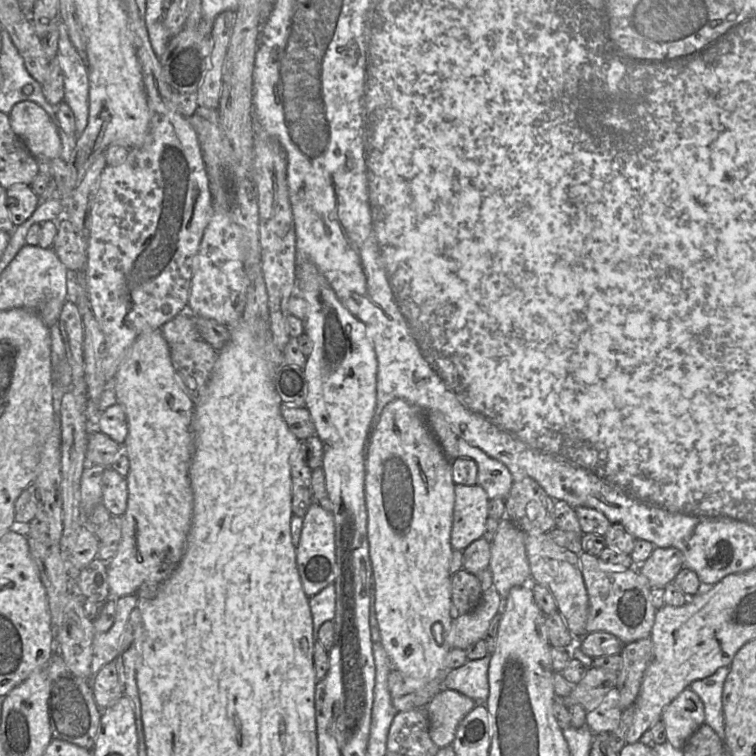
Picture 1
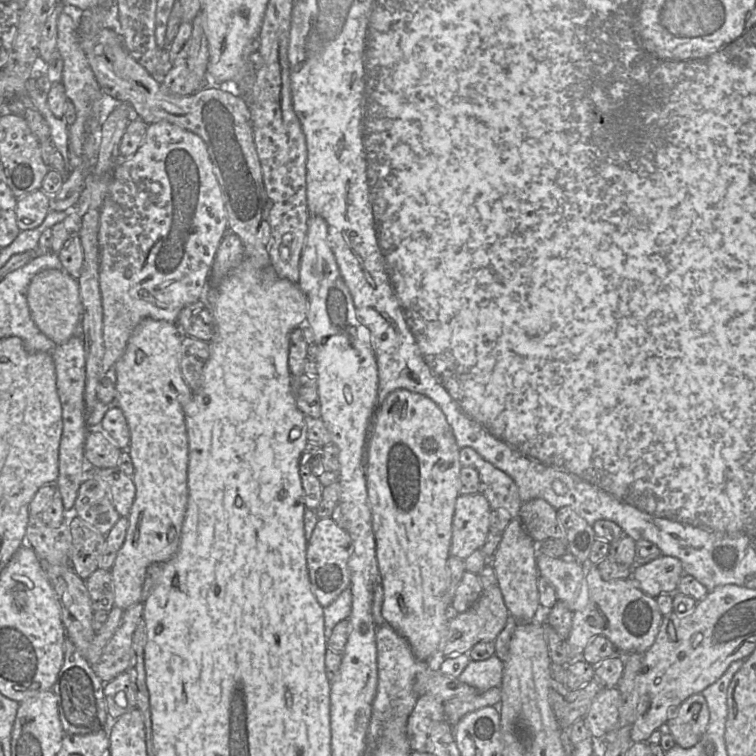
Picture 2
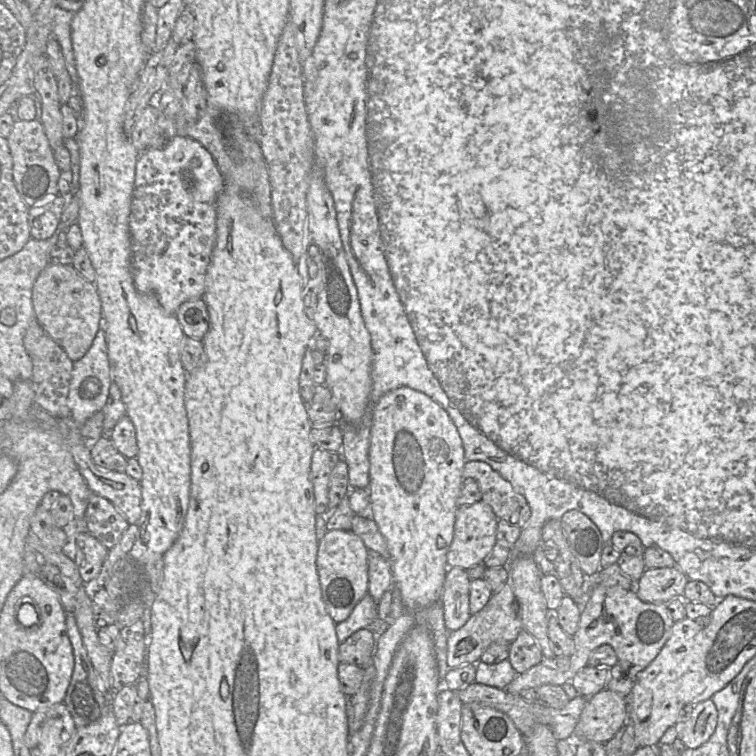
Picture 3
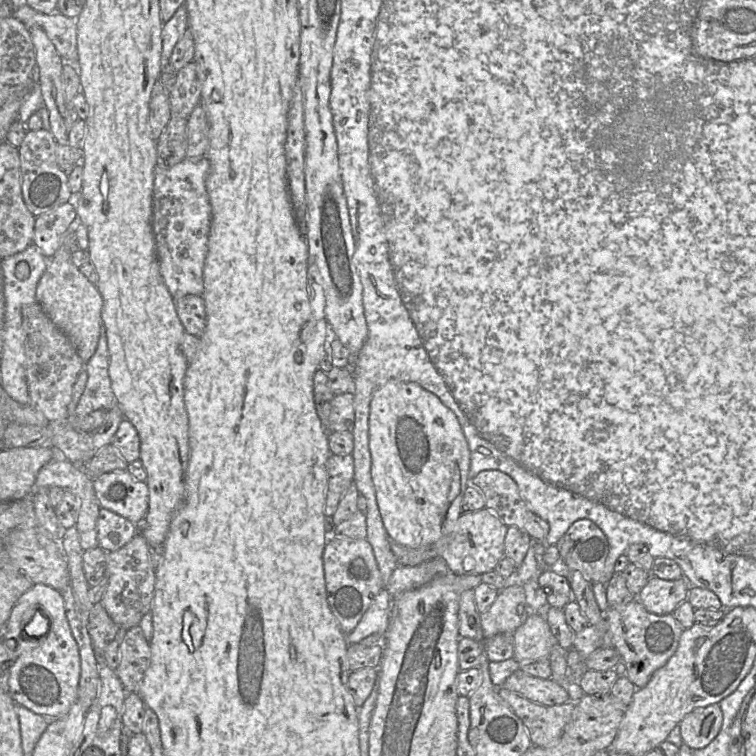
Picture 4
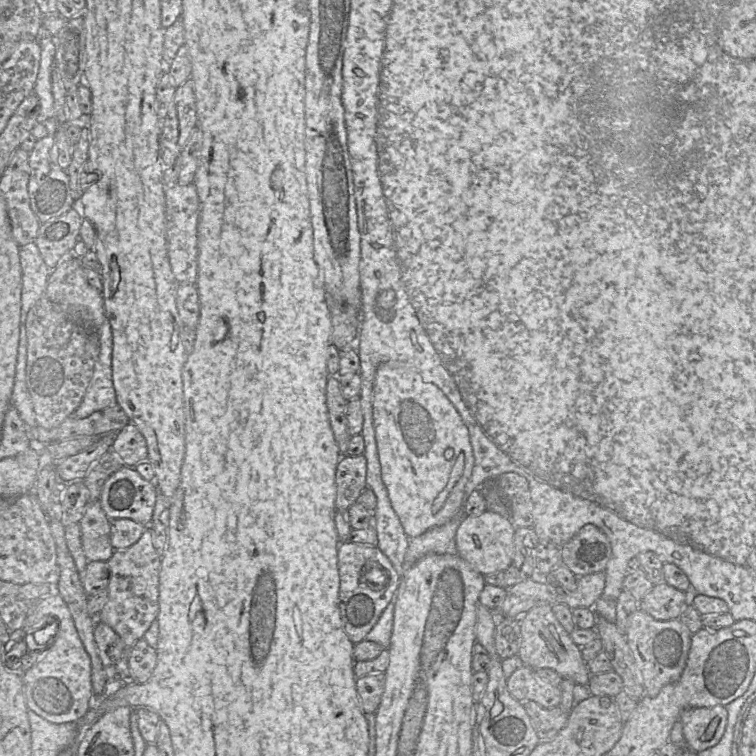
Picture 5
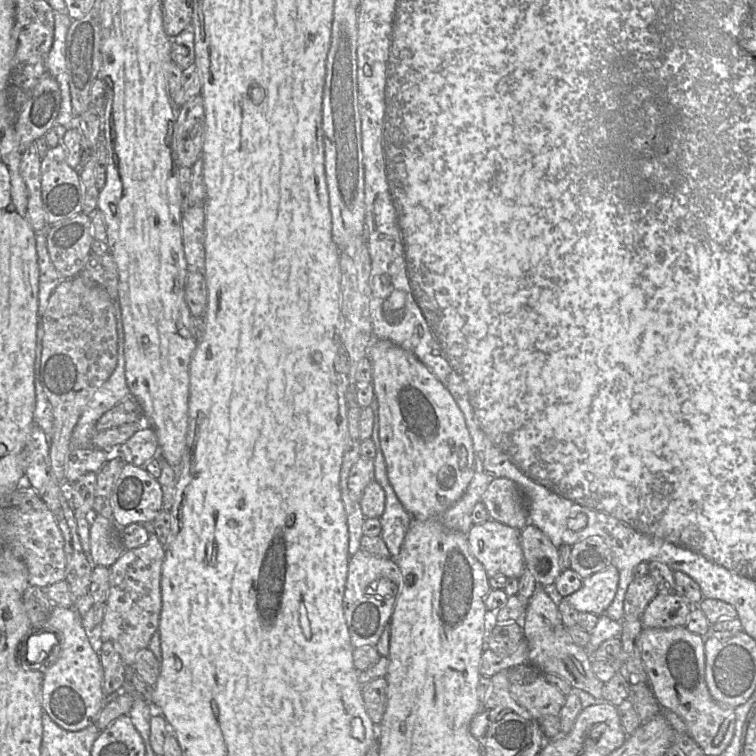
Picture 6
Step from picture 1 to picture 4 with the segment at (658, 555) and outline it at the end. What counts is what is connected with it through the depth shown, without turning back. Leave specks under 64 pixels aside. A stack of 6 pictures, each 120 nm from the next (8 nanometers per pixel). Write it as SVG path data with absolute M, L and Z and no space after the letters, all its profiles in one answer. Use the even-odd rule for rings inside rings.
M650 576L637 599L652 614L672 614L678 605L686 601L688 591L689 585L684 577L664 580Z

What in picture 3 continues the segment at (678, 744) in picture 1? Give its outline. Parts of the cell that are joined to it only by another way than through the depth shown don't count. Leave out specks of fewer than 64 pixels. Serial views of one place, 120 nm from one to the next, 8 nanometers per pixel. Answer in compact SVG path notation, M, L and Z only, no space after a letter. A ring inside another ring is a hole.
M711 699L697 703L688 720L675 724L677 738L687 748L696 749L710 739L717 726L717 718L717 708Z

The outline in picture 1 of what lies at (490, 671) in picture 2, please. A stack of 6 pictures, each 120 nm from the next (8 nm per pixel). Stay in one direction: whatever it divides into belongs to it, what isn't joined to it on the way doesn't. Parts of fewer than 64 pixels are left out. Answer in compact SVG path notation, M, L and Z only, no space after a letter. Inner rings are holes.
M491 655L478 660L467 660L459 668L445 673L443 686L485 704L489 696L488 668Z

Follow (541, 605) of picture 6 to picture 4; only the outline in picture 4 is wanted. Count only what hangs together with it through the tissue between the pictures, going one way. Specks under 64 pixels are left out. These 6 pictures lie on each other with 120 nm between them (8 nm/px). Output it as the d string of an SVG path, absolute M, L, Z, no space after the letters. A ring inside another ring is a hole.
M531 612L525 622L513 633L515 660L531 663L549 660L553 647L558 644L543 613Z

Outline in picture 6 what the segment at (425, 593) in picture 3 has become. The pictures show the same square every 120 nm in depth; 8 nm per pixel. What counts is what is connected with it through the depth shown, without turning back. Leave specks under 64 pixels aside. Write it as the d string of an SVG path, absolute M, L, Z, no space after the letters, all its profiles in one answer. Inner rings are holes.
M375 339L372 342L368 357L372 365L372 384L374 387L375 401L379 415L379 436L386 460L387 474L396 495L412 518L436 518L455 504L467 490L475 473L475 453L473 441L468 430L464 413L455 398L435 374L411 352L399 347L389 340Z

